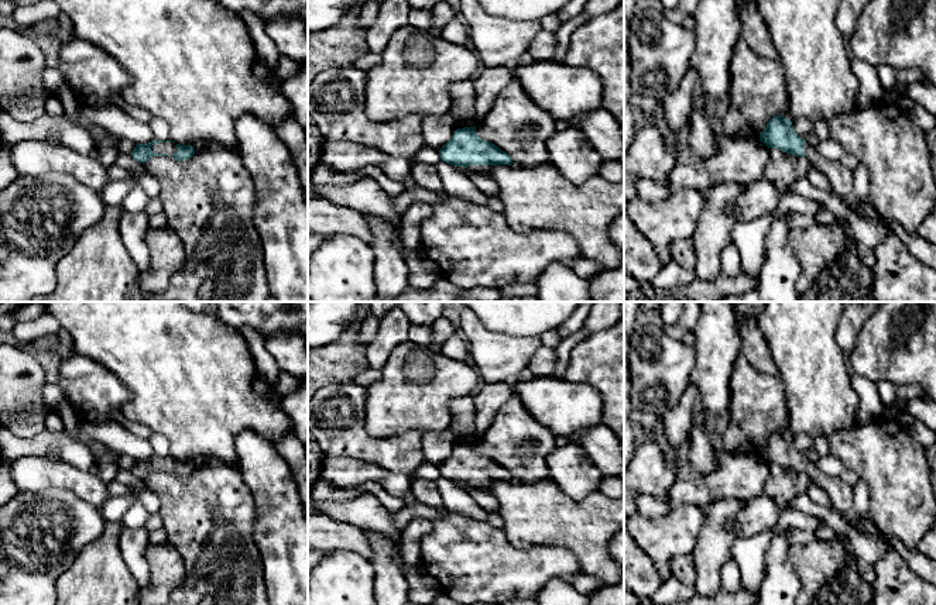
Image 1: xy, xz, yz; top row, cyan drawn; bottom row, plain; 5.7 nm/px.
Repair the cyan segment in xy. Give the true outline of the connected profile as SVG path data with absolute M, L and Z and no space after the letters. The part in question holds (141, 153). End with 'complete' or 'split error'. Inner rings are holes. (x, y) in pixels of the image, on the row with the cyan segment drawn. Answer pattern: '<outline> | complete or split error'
M152 140L148 144L137 144L130 154L137 162L145 164L150 158L162 155L171 157L176 161L186 161L192 158L195 148L192 145L179 145L168 141Z | split error

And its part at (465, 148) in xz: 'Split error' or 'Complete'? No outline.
Split error

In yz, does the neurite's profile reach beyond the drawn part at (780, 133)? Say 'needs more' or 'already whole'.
needs more

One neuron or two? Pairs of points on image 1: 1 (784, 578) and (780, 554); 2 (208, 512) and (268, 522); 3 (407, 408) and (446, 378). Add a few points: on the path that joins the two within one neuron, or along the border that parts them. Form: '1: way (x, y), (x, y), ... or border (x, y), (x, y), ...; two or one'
1: way (780, 573), (780, 560); one
2: border (247, 488), (254, 501), (254, 545), (260, 553); two
3: way (417, 398), (436, 381); one

